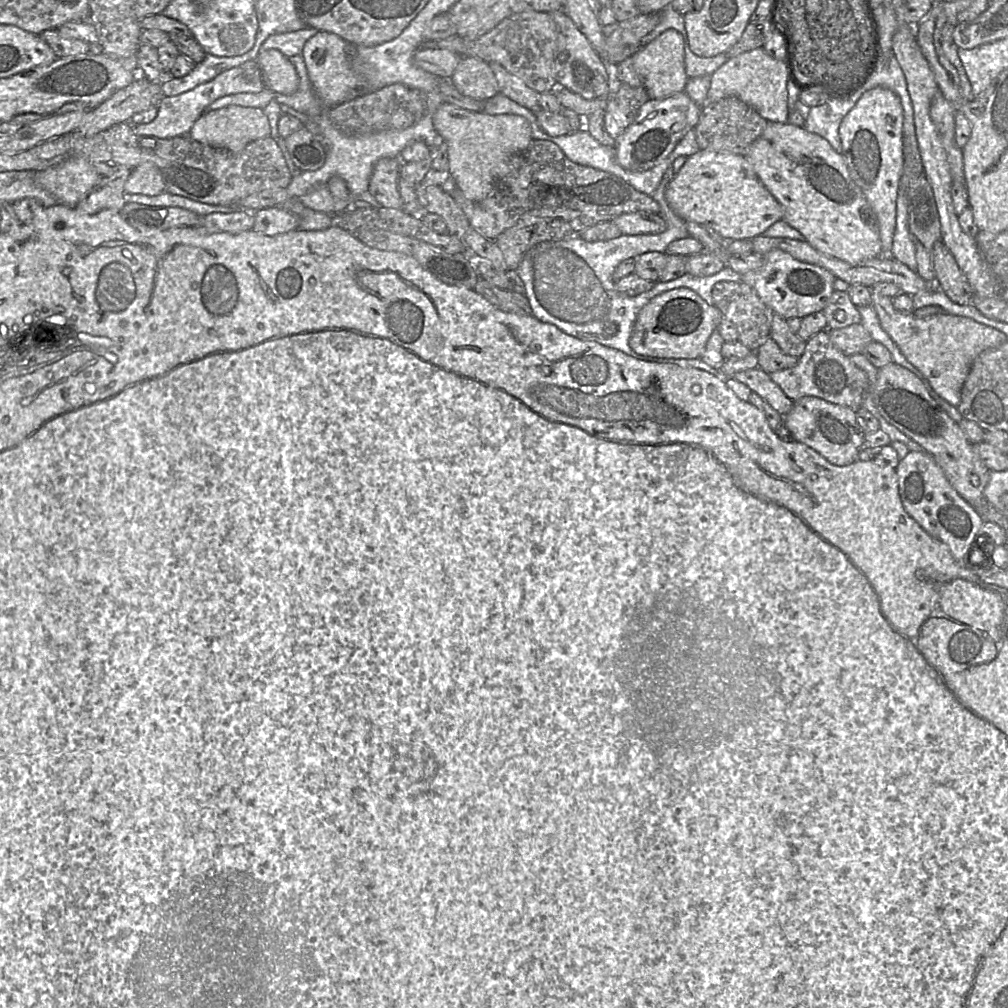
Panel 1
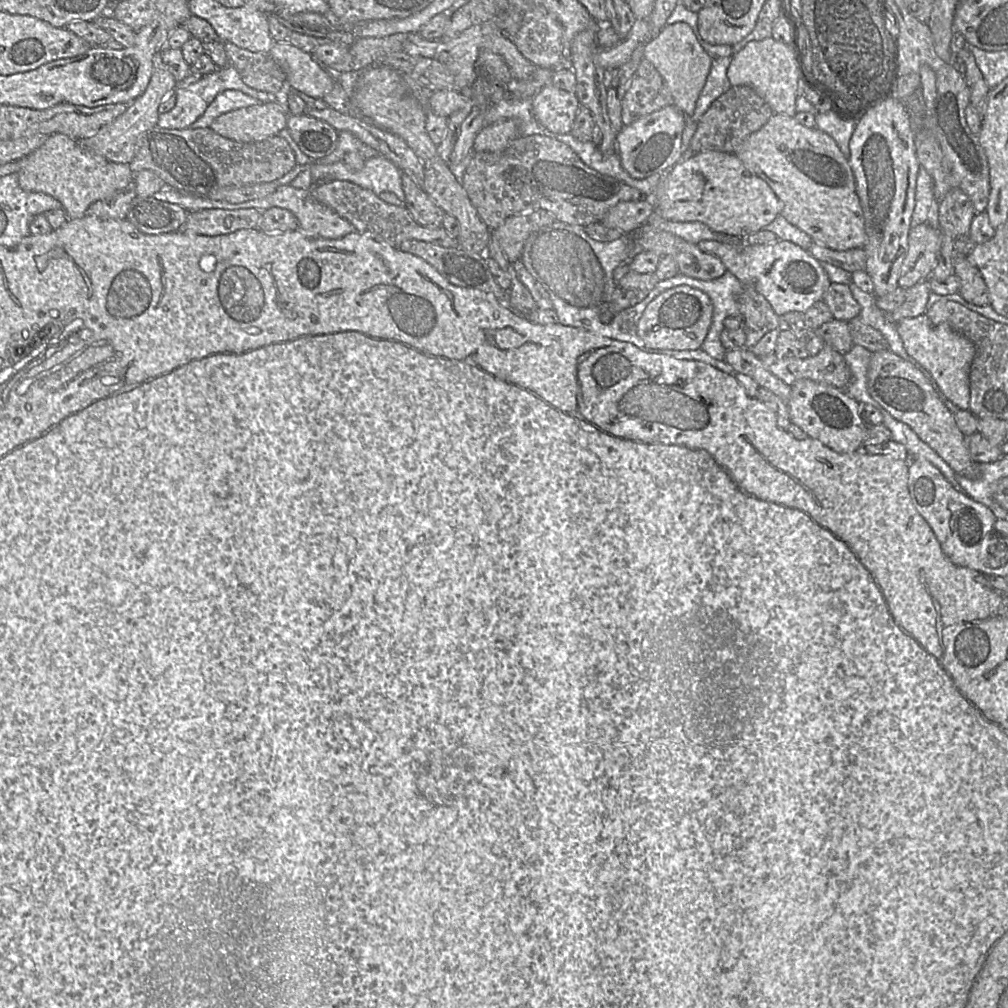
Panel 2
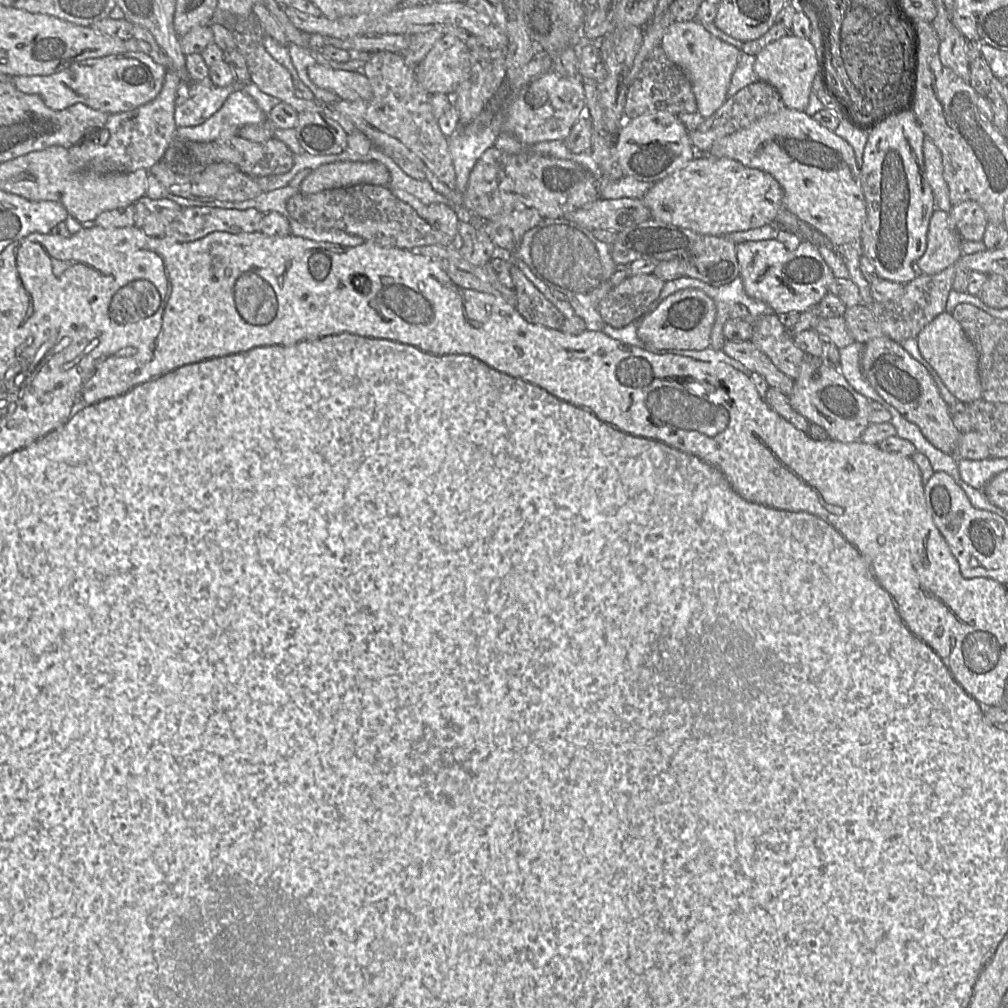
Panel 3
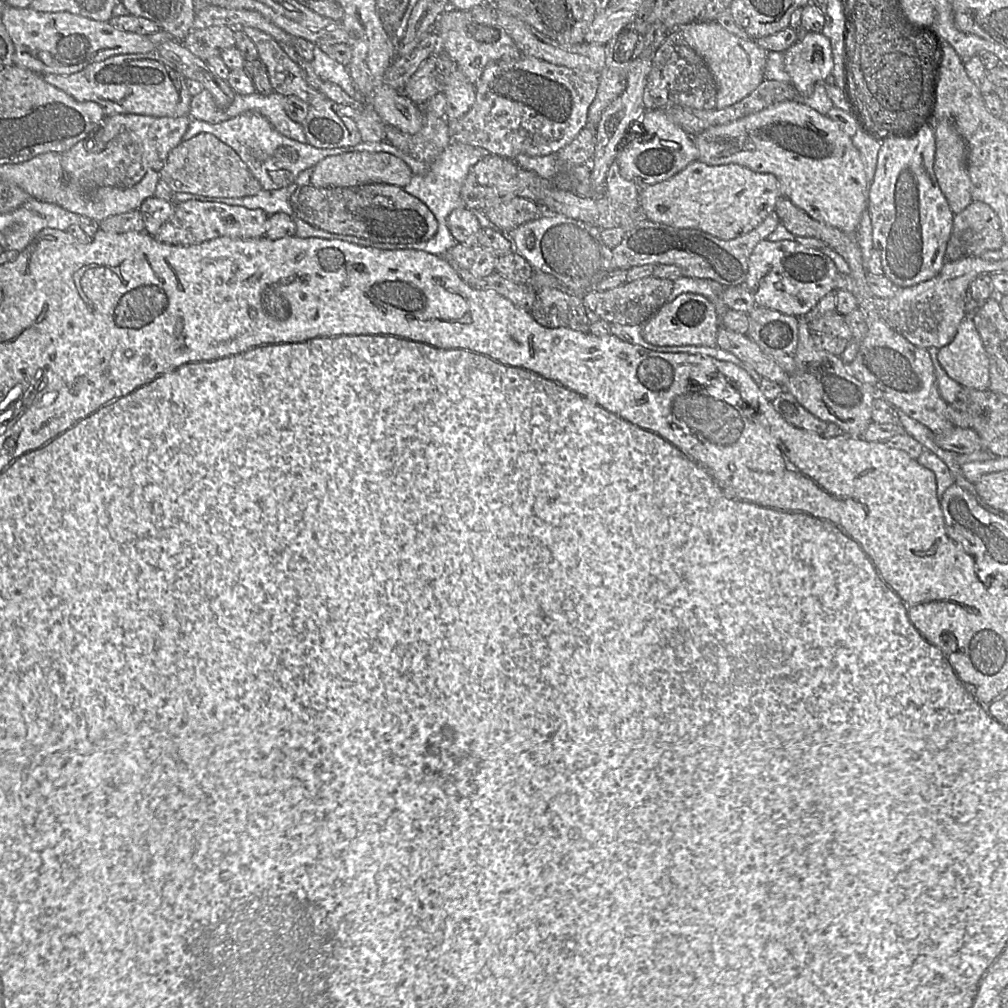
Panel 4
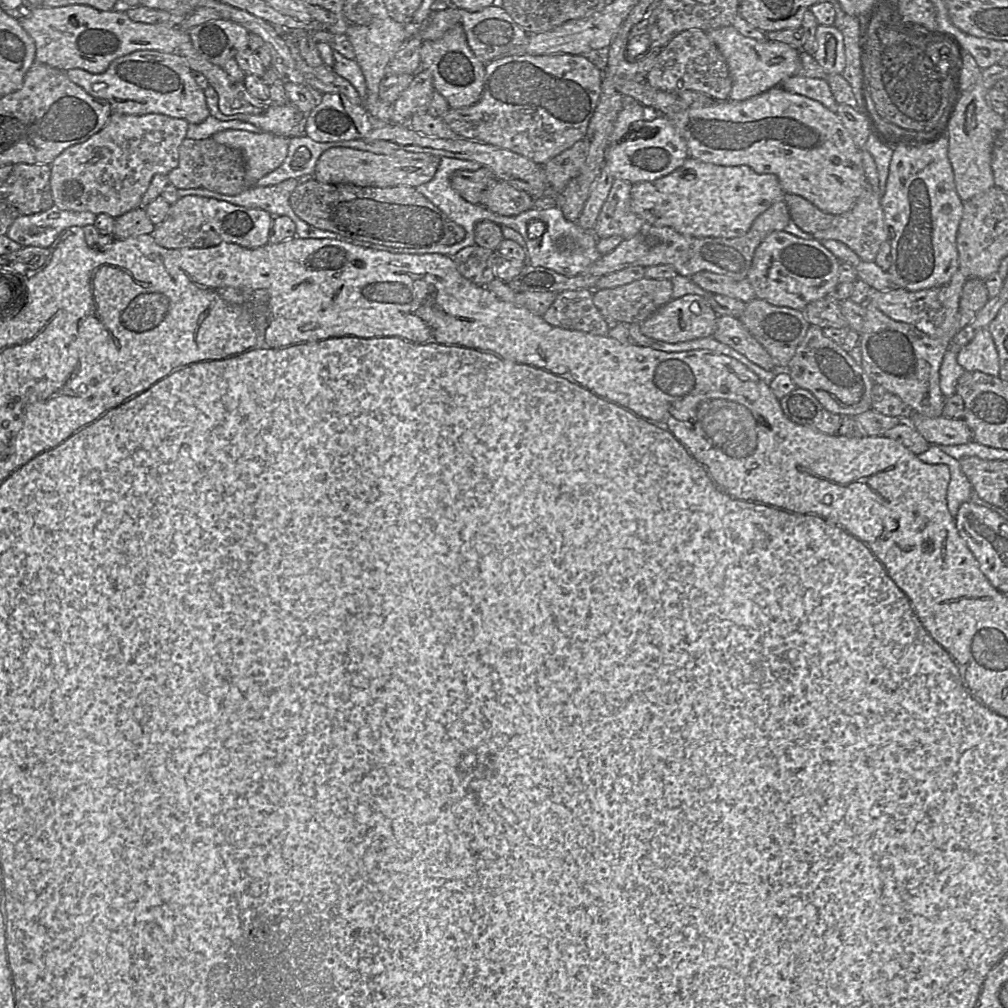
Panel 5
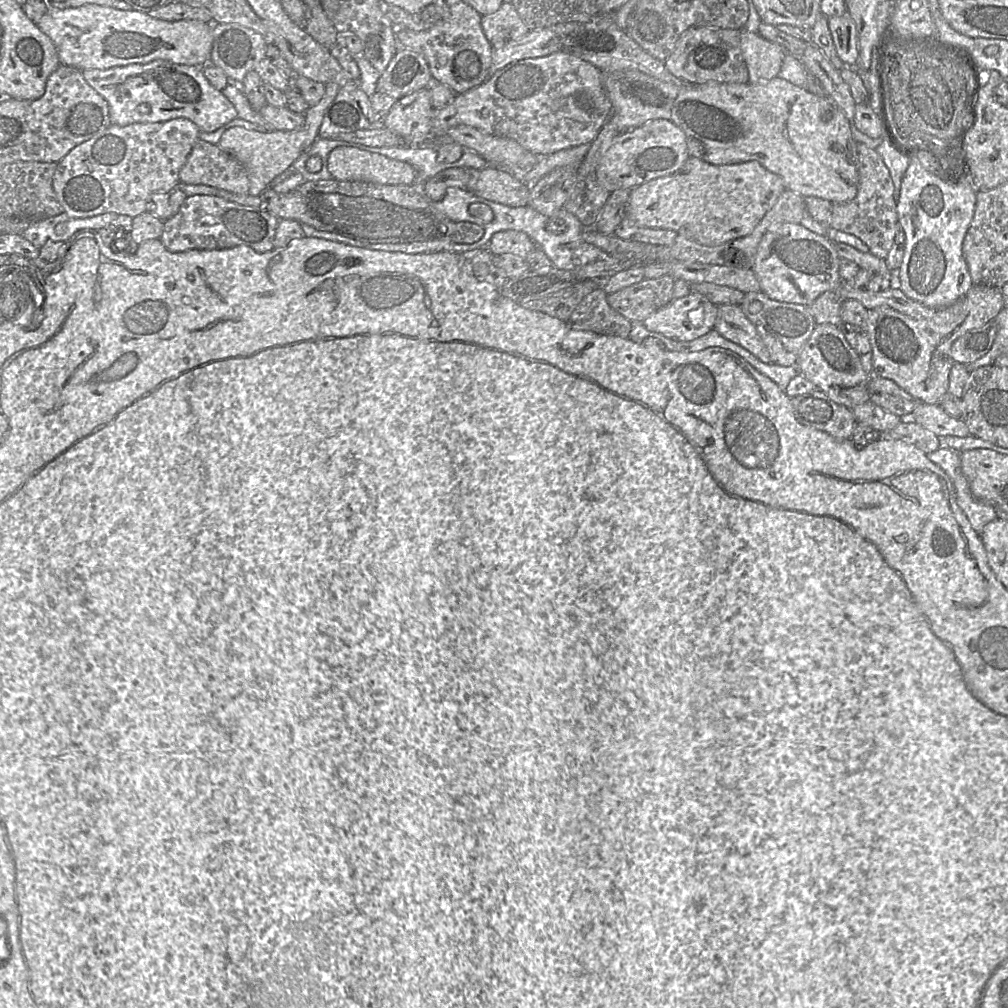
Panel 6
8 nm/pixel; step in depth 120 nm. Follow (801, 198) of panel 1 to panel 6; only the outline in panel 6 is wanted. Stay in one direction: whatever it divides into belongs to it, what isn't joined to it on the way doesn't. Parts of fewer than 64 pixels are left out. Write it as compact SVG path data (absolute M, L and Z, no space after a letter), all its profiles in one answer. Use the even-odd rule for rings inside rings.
M627 70L604 74L603 82L612 104L611 123L618 133L630 131L653 120L669 120L686 135L690 157L713 165L756 161L780 176L785 189L802 197L817 197L832 204L850 202L857 194L857 143L852 137L851 121L829 95L816 96L780 77L756 84L707 82L674 85L638 70Z

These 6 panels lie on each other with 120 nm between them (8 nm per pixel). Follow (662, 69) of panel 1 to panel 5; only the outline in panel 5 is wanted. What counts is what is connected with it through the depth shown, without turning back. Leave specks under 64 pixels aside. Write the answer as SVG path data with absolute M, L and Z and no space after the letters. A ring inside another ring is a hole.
M733 26L707 31L709 39L723 55L732 79L729 99L743 101L757 96L799 73L800 51L782 42L757 41L741 35Z

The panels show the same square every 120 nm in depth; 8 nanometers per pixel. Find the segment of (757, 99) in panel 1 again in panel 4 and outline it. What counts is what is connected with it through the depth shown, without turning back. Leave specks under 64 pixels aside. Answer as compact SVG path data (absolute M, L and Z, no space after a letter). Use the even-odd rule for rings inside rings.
M802 31L799 39L783 55L790 83L801 96L810 96L817 84L831 78L834 69L832 46L822 32Z

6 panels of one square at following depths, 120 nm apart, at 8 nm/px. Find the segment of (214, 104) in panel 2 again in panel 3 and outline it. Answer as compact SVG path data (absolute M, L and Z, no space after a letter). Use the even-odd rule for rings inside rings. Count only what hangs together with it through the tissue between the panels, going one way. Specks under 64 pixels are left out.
M243 90L231 93L222 107L205 122L196 126L180 127L176 131L176 138L196 142L212 142L217 139L229 139L237 136L239 129L245 125L260 125L266 121L266 115L255 100Z

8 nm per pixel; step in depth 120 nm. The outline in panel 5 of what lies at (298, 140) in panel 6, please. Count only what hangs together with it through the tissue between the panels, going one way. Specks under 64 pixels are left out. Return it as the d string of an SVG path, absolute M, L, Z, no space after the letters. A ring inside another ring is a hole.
M224 130L211 136L217 143L240 151L245 162L245 179L250 187L277 169L286 159L290 138L269 132Z

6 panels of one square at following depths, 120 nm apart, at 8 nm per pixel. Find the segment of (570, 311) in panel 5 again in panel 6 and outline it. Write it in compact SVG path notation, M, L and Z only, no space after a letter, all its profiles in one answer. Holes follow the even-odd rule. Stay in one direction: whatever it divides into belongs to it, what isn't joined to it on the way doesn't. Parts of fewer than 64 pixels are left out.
M596 289L583 298L567 324L574 330L629 338L632 322L612 309L603 289Z

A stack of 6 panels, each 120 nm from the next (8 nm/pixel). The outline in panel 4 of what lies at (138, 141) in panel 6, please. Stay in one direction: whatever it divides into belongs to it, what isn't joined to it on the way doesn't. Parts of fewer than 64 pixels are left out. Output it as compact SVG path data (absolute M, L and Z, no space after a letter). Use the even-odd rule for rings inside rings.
M107 115L86 138L62 153L64 176L70 184L85 191L105 186L132 187L149 169L161 170L169 152L182 141L189 121L189 116Z

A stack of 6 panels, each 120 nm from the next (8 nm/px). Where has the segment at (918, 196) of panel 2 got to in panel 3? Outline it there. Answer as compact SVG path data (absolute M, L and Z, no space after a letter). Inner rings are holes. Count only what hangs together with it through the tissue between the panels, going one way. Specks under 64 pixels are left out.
M930 138L923 143L925 174L934 194L936 209L949 213L953 205L949 198L949 188L943 177L943 160L940 150Z

